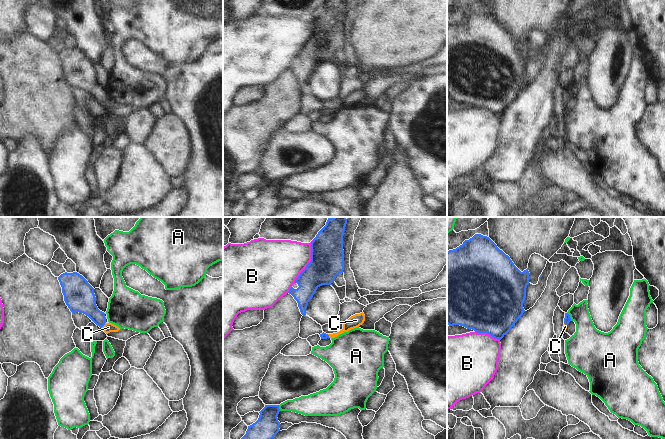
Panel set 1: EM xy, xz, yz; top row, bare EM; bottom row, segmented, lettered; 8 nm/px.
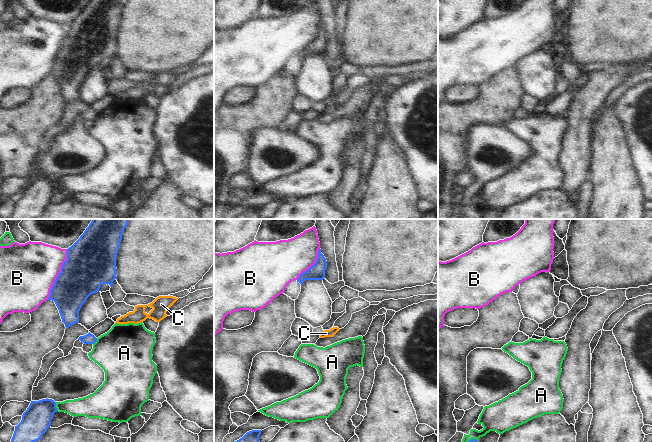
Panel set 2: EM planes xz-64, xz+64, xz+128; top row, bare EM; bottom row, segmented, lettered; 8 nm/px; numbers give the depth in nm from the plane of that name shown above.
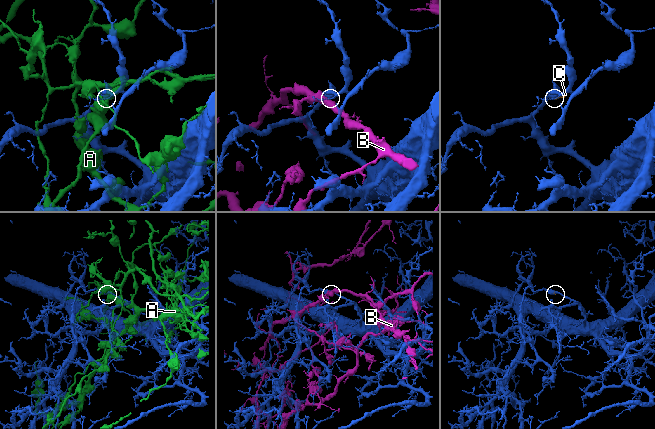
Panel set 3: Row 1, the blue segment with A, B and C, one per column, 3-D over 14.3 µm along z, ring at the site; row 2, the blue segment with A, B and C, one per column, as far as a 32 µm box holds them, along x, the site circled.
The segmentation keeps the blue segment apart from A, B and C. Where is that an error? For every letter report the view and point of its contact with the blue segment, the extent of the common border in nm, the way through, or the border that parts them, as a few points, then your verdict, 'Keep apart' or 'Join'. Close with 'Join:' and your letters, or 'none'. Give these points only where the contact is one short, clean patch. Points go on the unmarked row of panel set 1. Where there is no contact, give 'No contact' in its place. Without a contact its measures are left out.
A: Touches blue at yz (569, 92). Shared border 80 nm. Keep apart
B: Touches blue at xz (310, 37). Shared border 380 nm. Keep apart
C: Touches blue at xy (103, 101). Shared border 60 nm. Path across: xy (83, 77), (103, 101), (108, 103). Join
Join: C

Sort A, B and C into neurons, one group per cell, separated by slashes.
A / B / C

